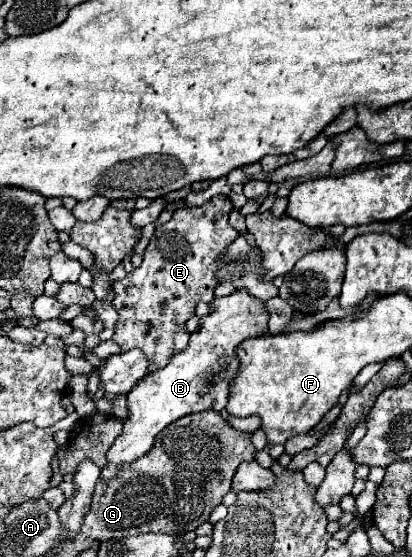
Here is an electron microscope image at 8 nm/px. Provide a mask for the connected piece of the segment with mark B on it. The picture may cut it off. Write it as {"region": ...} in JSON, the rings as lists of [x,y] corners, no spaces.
{"region":[[[236,290],[230,296],[212,300],[212,312],[200,318],[200,328],[190,334],[188,348],[170,356],[168,366],[144,376],[132,392],[128,392],[128,410],[130,416],[124,422],[122,434],[114,440],[112,448],[106,454],[106,466],[102,468],[102,482],[112,480],[122,464],[130,464],[142,458],[154,444],[164,426],[176,422],[178,418],[202,412],[216,410],[220,412],[228,400],[228,384],[234,378],[240,360],[236,348],[250,336],[260,336],[268,332],[268,310],[262,300],[250,296],[244,290]]]}

